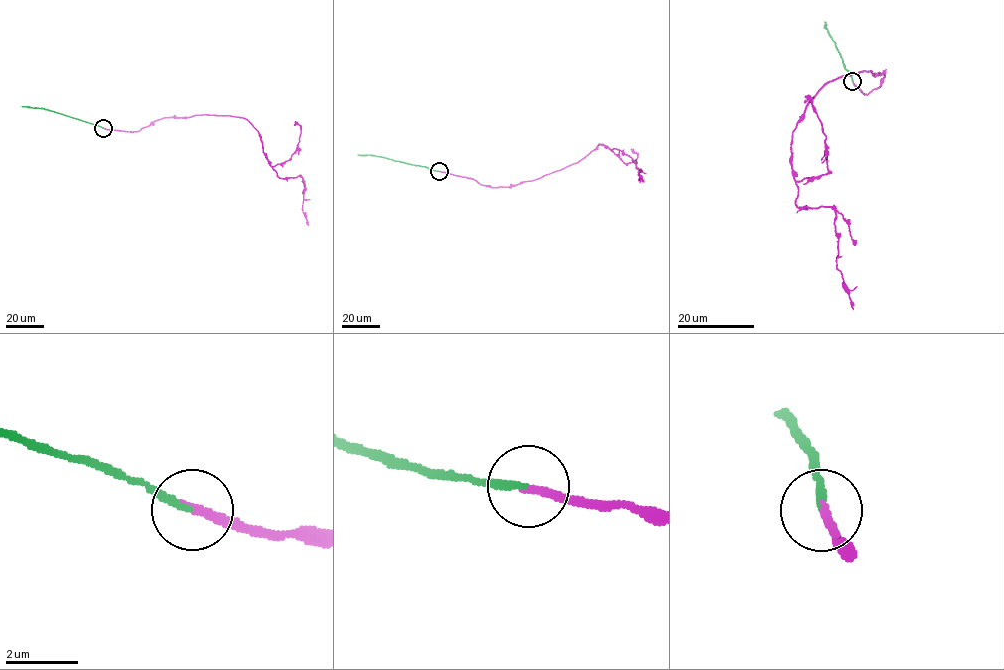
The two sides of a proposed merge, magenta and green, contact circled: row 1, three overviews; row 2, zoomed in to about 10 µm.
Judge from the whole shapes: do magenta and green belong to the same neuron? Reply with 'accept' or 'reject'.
accept

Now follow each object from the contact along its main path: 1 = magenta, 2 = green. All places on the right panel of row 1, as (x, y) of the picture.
1: (852, 81), (866, 95), (884, 73), (826, 83), (793, 132), (791, 162), (795, 204), (835, 211), (853, 310)
2: (852, 81), (824, 22)

